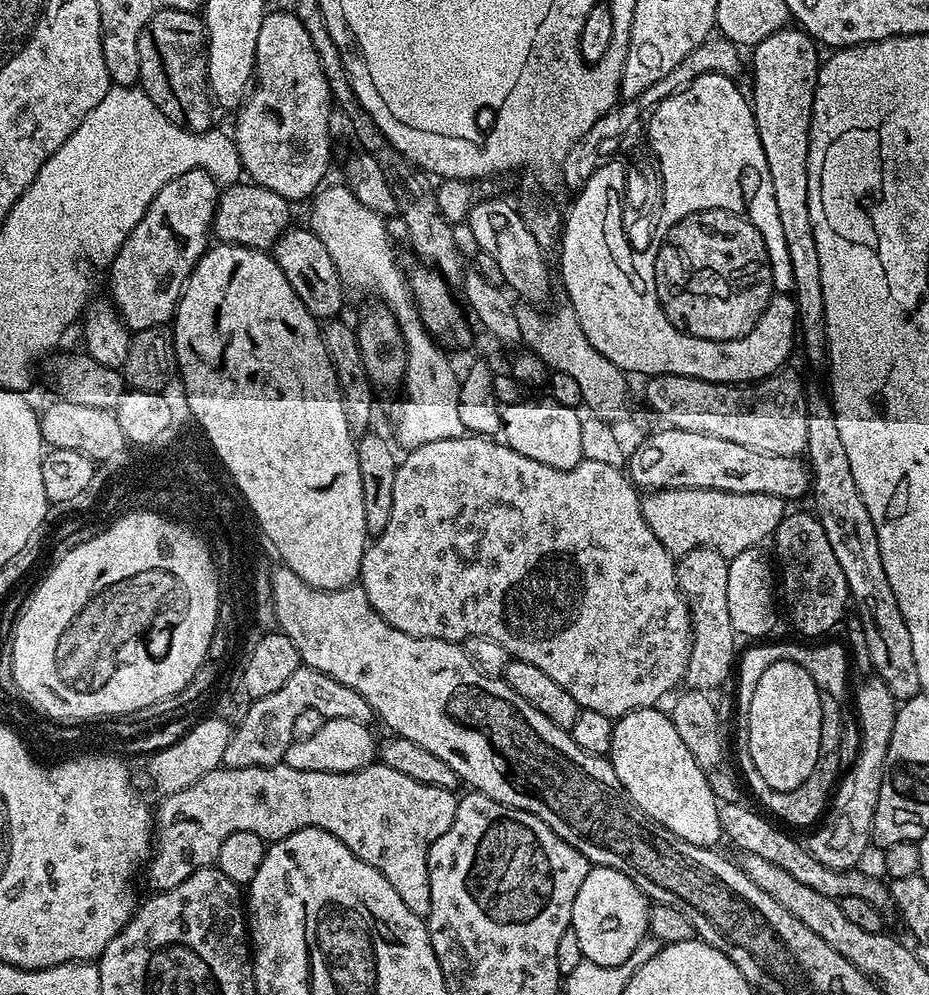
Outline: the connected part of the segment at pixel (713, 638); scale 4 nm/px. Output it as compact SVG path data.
M695 548L676 560L676 581L692 615L692 653L684 671L683 683L689 689L711 693L720 688L734 672L738 660L738 634L730 622L726 602L726 574L729 557L713 548Z

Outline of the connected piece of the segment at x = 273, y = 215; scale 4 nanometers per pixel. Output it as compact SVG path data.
M237 182L227 185L219 193L216 213L212 219L212 236L222 244L241 244L243 248L268 250L289 227L290 201L266 190L260 184Z

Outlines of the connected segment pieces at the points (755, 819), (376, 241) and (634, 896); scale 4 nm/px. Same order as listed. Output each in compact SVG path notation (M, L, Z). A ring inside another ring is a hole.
M743 803L720 804L720 831L725 837L728 836L740 847L741 853L753 852L770 862L774 866L782 866L786 874L794 874L798 882L806 882L810 890L818 890L818 894L826 894L833 898L842 896L853 896L854 898L866 898L875 908L884 910L890 904L890 888L883 879L875 880L872 876L867 876L861 870L841 870L839 868L828 868L822 862L818 862L807 850L803 843L800 844L792 836L787 836L783 832L783 827L777 826L771 819L763 820L756 812L751 812L748 808L743 808Z
M346 187L327 188L317 191L311 201L310 231L322 242L327 259L336 267L341 281L349 289L360 288L365 283L381 296L404 336L404 397L396 404L395 443L401 449L411 450L426 446L426 442L442 442L446 438L465 435L462 418L458 418L458 372L456 376L451 362L444 357L445 349L429 336L420 321L420 312L412 303L405 273L400 273L396 265L396 252L384 225L385 217L364 206Z
M599 866L589 867L586 879L574 898L572 929L578 934L585 960L598 962L598 966L622 966L638 942L649 935L649 920L652 914L649 893L632 881L625 872Z

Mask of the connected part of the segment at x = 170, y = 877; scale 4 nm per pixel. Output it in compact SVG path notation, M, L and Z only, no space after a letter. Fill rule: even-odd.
M379 762L367 764L353 772L319 772L318 770L294 770L286 763L278 763L273 768L215 768L194 786L181 792L165 795L154 814L154 855L147 861L148 884L156 892L169 892L181 884L199 868L215 865L218 850L230 834L238 830L250 830L266 842L285 840L303 828L326 830L338 838L362 862L374 866L398 890L398 898L406 902L414 914L427 917L430 910L430 878L428 877L428 851L430 846L454 822L457 793L451 788L426 786L414 782L407 774L390 770L390 766Z

